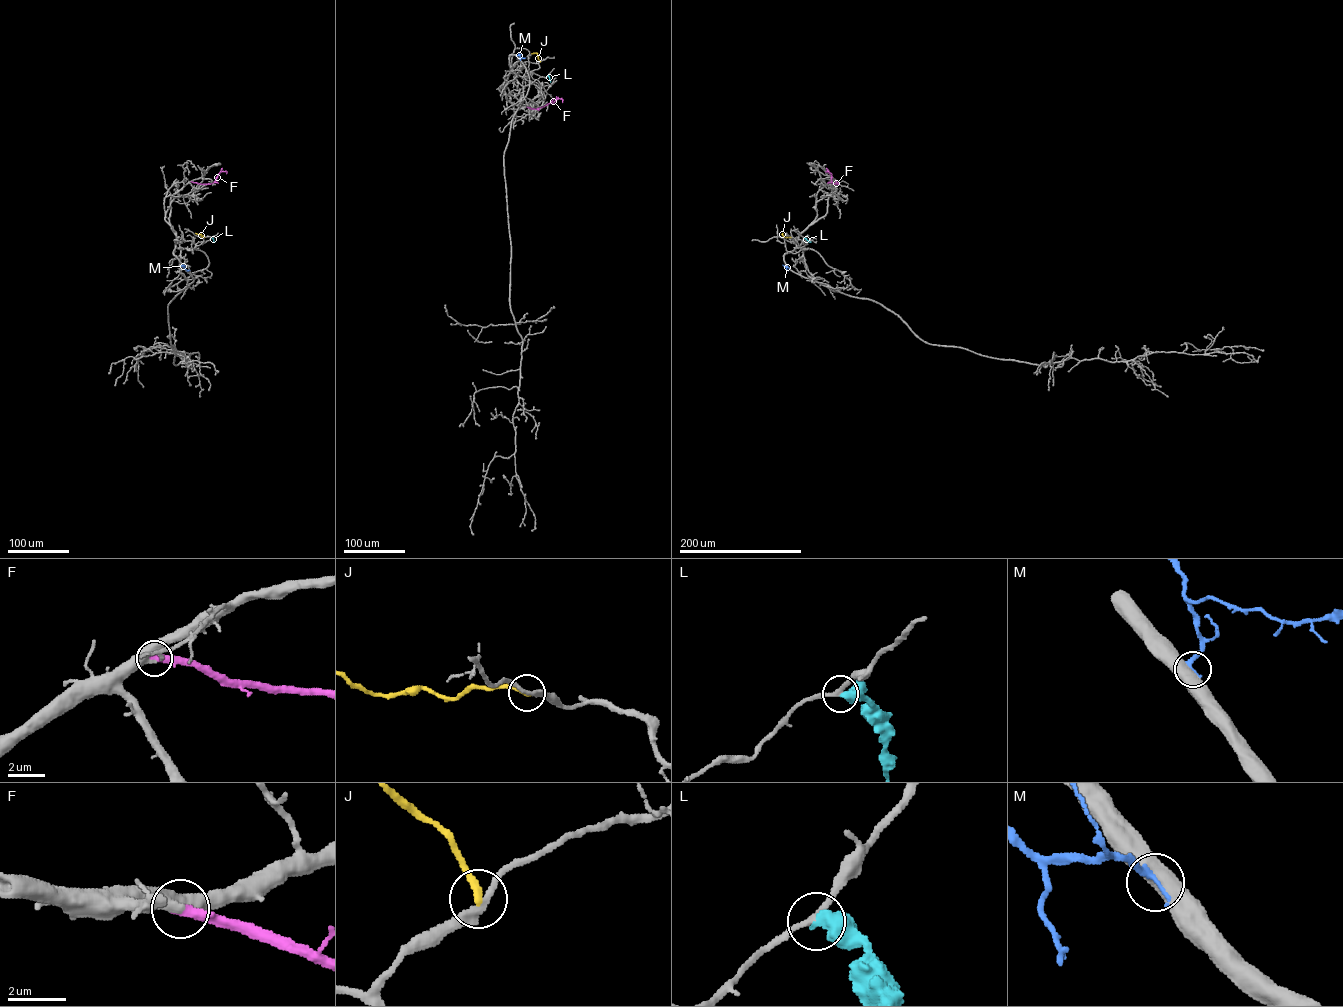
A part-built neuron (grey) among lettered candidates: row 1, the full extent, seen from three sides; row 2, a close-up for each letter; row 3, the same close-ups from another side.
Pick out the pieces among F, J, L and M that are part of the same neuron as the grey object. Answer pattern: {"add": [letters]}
{"add": ["F"]}

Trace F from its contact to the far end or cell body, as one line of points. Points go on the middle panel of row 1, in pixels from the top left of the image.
F: (527, 107), (537, 109), (559, 98), (562, 102)

